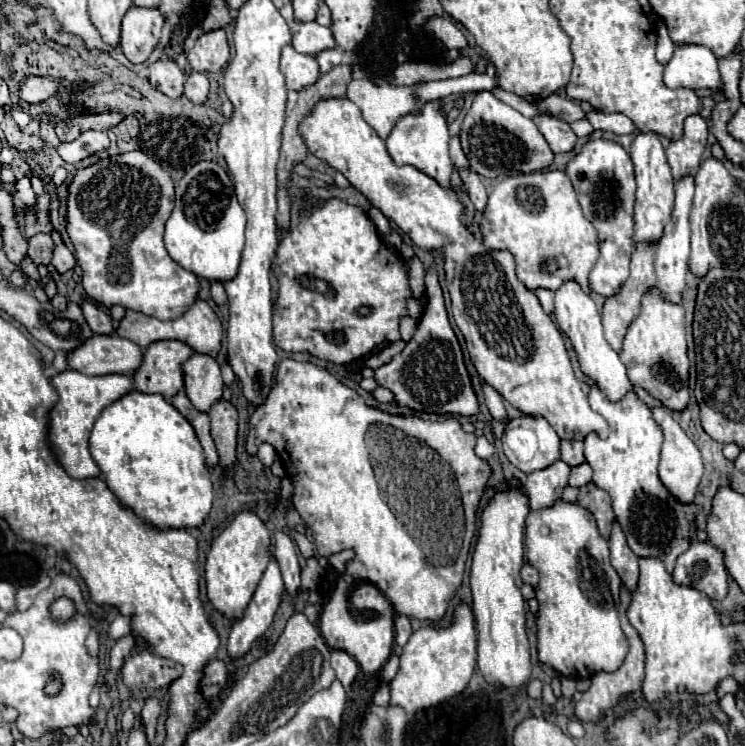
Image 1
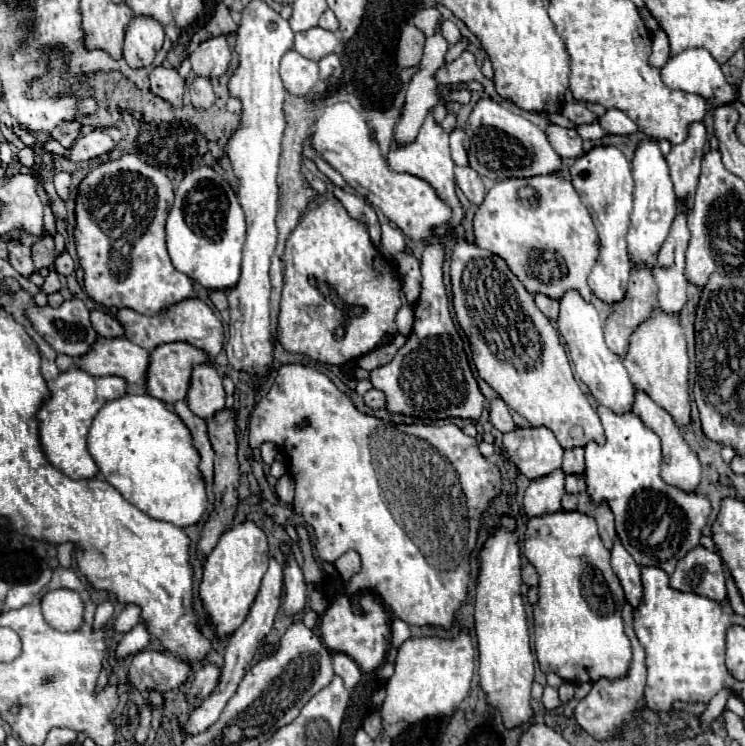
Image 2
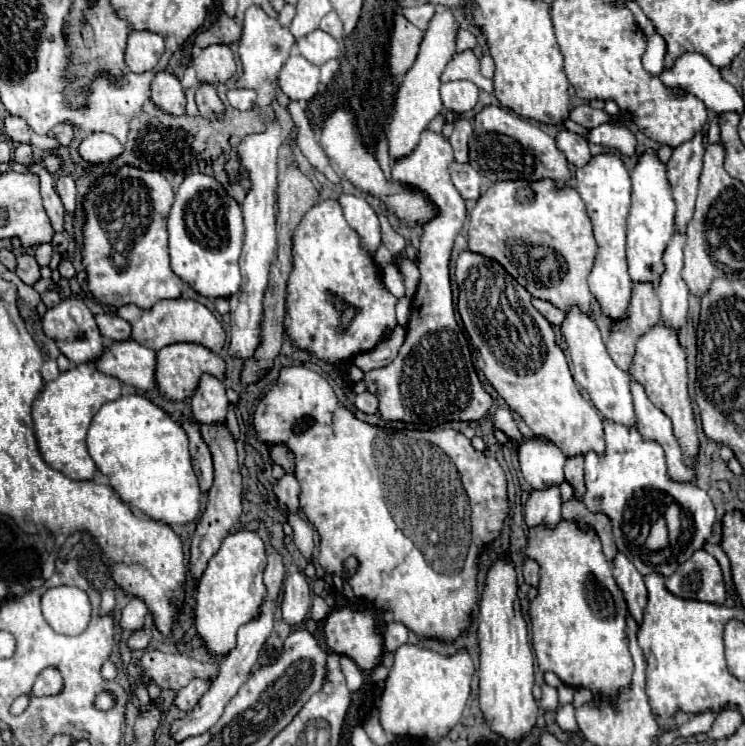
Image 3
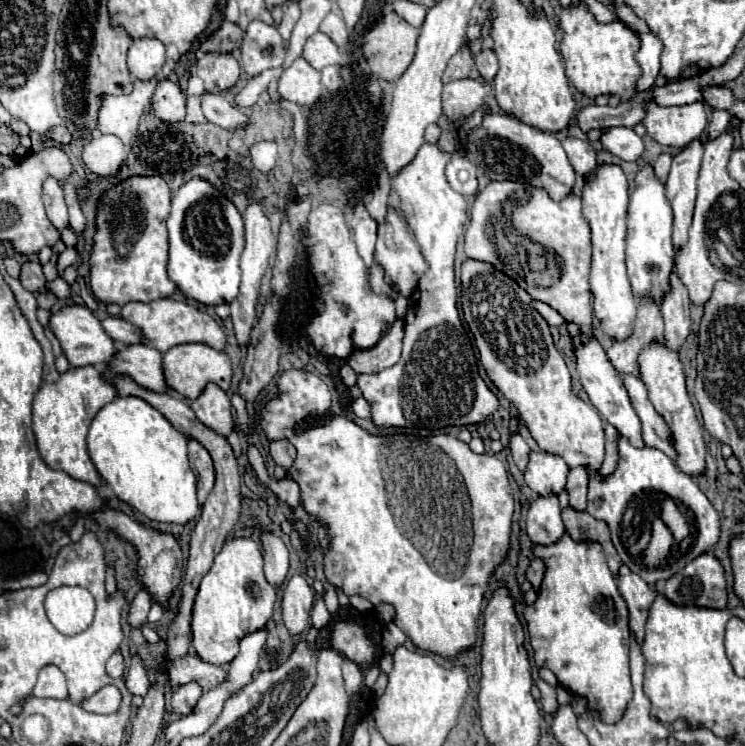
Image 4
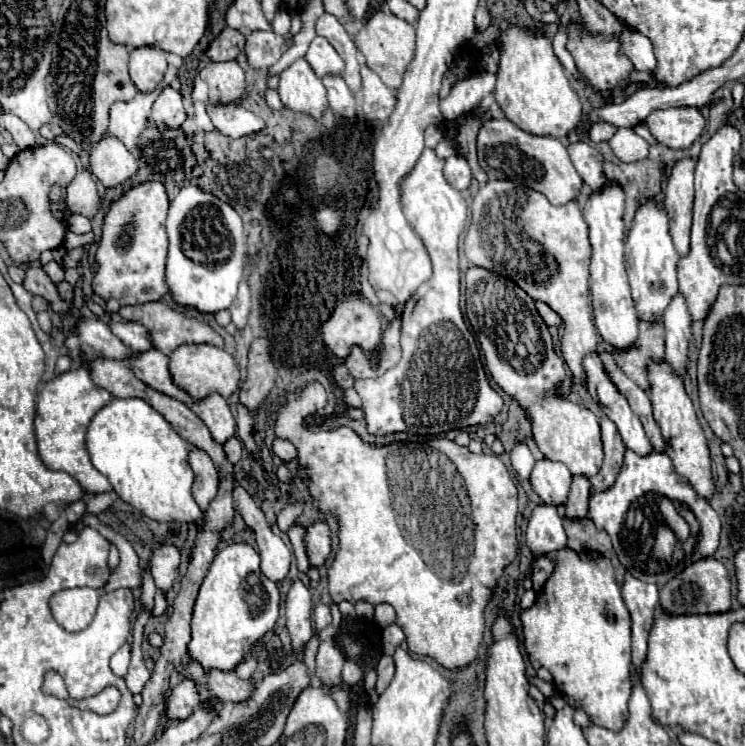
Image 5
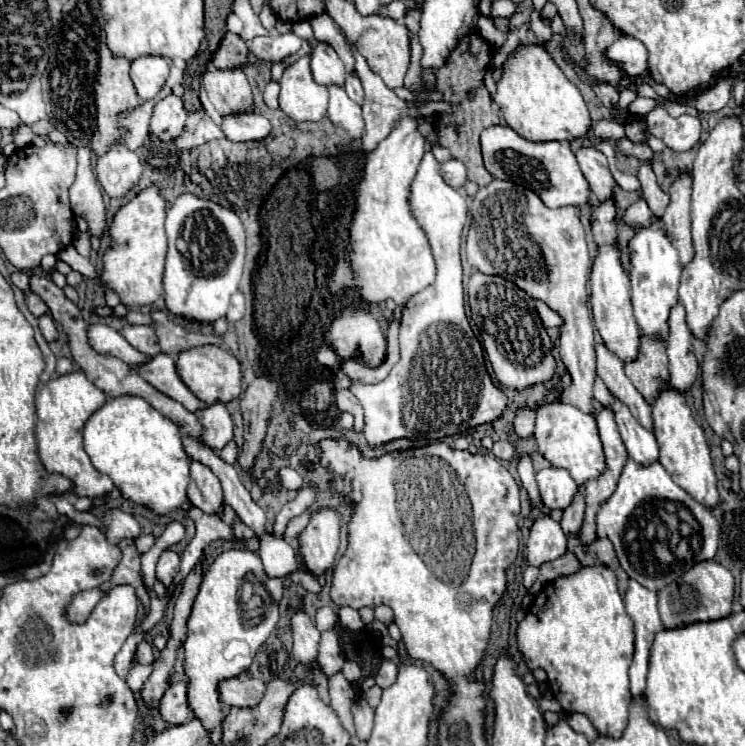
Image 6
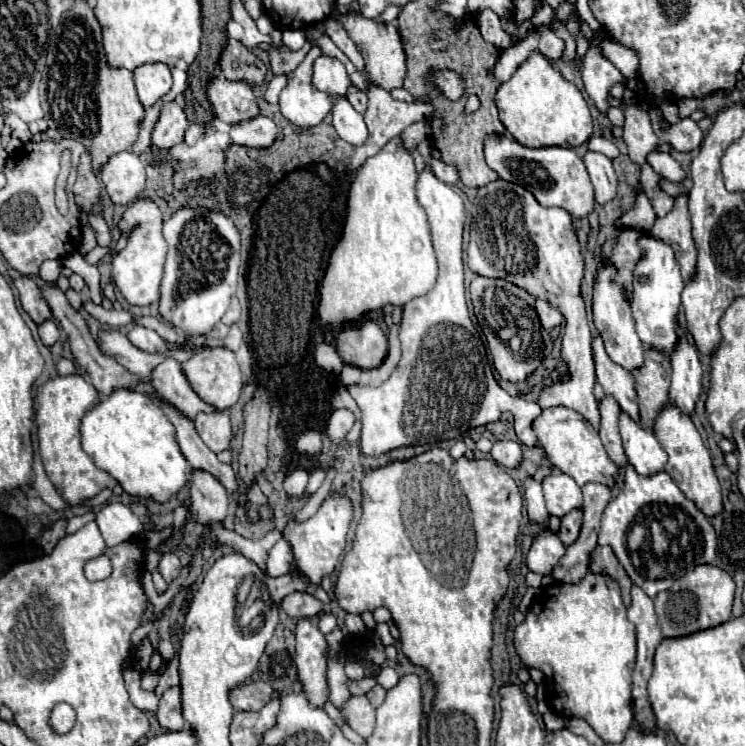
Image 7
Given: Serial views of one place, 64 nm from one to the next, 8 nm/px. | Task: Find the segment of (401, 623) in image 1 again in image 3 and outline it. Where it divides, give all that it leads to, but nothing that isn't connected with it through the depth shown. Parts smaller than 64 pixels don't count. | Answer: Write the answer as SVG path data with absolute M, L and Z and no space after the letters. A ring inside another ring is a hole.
M388 622L386 630L384 630L384 648L386 652L396 652L396 648L400 648L402 644L406 644L408 640L408 630L402 624L396 622Z

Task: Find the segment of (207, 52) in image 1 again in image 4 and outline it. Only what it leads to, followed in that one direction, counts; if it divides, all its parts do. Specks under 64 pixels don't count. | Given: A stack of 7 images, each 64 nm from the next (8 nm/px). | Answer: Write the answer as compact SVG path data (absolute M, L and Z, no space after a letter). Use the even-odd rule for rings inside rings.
M206 54L196 64L198 76L204 80L206 90L214 94L224 94L236 86L242 70L232 54Z

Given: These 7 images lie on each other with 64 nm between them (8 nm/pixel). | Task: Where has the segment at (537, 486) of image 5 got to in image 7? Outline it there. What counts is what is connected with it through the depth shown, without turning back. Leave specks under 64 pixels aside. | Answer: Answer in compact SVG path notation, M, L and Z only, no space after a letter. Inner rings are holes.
M552 474L544 478L542 488L550 516L562 518L566 516L566 512L572 512L574 508L584 508L582 490L568 474Z

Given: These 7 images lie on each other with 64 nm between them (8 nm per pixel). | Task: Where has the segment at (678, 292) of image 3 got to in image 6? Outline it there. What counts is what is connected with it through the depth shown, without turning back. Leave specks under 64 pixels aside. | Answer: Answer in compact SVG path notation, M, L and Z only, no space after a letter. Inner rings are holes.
M676 304L672 308L668 324L670 324L670 336L666 340L666 348L670 358L670 386L686 394L688 390L692 390L700 366L692 350L692 334L686 326L682 304Z

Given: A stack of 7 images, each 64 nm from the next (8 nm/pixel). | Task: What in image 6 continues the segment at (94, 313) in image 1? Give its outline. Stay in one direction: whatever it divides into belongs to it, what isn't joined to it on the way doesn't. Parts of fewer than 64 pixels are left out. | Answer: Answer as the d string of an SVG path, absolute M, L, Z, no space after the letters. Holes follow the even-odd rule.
M124 326L120 334L140 352L148 356L156 356L160 352L158 348L158 336L150 326Z

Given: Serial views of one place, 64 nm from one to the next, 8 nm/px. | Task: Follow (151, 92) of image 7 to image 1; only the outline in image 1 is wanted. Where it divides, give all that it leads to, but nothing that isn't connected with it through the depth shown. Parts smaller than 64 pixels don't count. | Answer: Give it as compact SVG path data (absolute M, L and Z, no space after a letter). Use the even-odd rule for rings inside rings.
M132 6L122 20L120 48L132 64L146 62L160 42L164 18L154 8Z

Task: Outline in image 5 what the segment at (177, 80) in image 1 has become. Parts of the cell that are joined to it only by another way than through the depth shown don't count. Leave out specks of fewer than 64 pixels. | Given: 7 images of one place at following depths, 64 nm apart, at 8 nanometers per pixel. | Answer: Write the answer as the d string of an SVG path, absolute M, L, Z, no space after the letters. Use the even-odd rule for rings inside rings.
M166 88L158 96L158 100L154 102L150 120L156 124L156 128L162 128L162 130L168 130L168 128L176 130L176 128L180 128L182 122L186 120L182 94L172 90L172 88Z

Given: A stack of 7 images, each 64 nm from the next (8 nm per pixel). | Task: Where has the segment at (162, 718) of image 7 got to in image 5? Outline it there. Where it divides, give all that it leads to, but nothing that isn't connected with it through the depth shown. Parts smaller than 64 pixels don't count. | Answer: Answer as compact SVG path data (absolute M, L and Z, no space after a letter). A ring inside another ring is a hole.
M182 680L176 688L172 688L168 700L166 700L166 716L170 720L186 720L198 708L200 694L192 680Z

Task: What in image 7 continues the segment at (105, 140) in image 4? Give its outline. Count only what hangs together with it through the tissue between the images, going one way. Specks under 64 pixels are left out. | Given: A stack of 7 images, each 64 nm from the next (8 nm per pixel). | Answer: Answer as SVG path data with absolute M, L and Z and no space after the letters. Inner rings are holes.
M120 152L100 172L102 184L114 204L128 206L144 194L146 172L134 152Z

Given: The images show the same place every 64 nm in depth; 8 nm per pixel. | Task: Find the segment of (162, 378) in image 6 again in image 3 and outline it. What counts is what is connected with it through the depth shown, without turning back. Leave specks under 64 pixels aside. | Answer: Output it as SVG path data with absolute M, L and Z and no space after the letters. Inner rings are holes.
M134 340L110 344L96 366L104 374L118 378L122 384L130 384L140 390L158 390L154 380L156 352L142 348L142 344L134 344Z

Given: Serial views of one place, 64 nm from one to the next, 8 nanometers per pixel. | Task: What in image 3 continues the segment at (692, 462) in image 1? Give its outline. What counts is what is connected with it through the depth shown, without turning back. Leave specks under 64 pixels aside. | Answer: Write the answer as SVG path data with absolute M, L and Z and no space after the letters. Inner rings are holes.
M630 378L630 392L634 398L634 412L636 412L638 430L642 432L642 436L646 436L646 440L654 440L654 442L662 444L662 448L666 452L668 474L680 482L692 480L694 468L688 468L682 462L682 450L672 434L670 418L648 400L642 384L638 384L634 378Z

